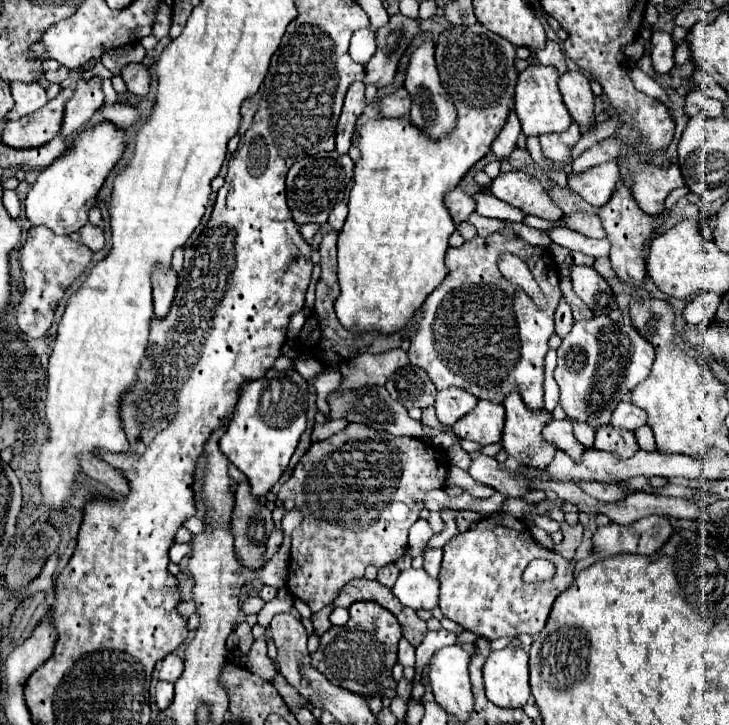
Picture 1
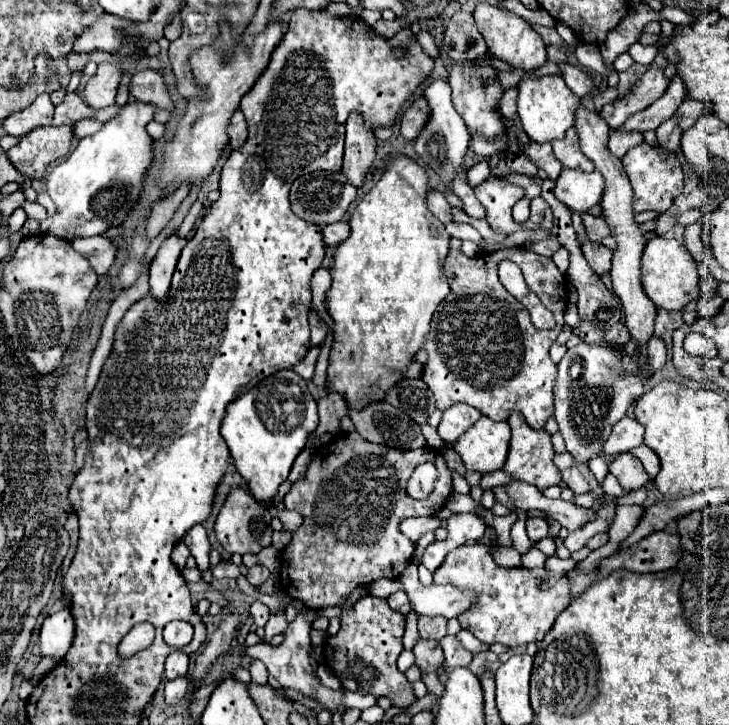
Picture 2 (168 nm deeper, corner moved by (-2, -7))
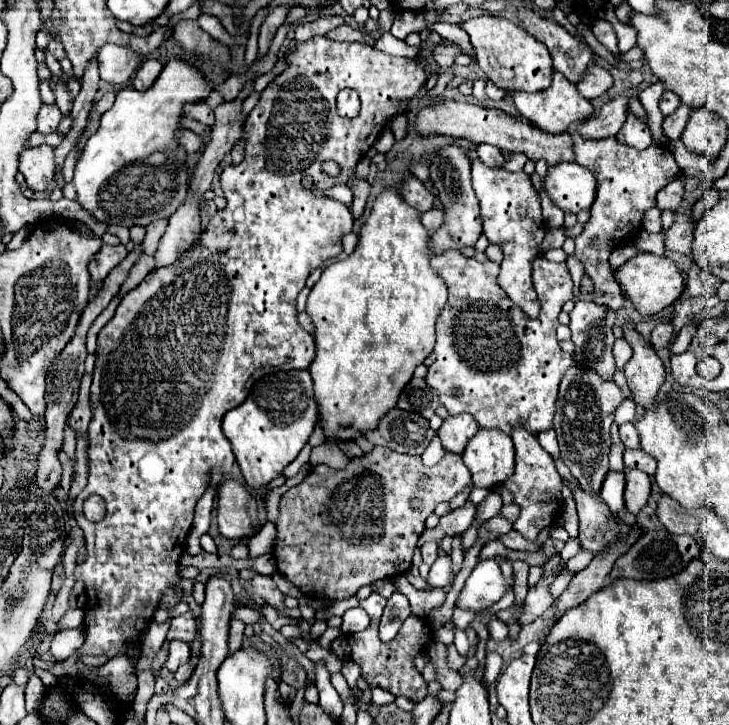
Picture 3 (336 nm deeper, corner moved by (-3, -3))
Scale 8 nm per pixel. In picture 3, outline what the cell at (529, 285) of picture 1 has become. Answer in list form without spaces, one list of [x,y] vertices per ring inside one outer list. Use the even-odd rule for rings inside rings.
[[[482,161],[472,163],[472,185],[482,209],[484,233],[490,243],[496,243],[504,251],[504,261],[500,265],[498,283],[506,291],[506,295],[526,311],[528,317],[536,317],[540,313],[540,303],[536,291],[532,287],[532,259],[538,257],[538,245],[544,239],[546,223],[540,211],[538,193],[530,181],[530,175],[524,171],[510,173],[504,169],[488,169]]]

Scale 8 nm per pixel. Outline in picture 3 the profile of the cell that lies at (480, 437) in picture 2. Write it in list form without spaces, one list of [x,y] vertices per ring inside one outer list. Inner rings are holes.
[[[482,427],[466,445],[464,463],[472,473],[474,487],[492,489],[502,485],[514,471],[514,445],[508,433]]]

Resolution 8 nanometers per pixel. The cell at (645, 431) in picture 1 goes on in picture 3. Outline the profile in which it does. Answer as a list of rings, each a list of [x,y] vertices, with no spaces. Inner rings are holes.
[[[626,449],[624,451],[624,465],[636,467],[650,477],[654,477],[654,473],[656,473],[656,459],[652,459],[652,455],[644,453],[642,449]]]

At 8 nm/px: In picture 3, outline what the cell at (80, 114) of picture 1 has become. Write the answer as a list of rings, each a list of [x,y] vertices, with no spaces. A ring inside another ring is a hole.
[[[104,45],[98,53],[100,79],[110,85],[124,85],[142,63],[142,57],[134,55],[132,49],[120,45]]]

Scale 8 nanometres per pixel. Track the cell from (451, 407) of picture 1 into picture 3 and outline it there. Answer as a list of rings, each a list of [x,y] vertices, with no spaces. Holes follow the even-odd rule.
[[[460,413],[460,415],[448,415],[438,429],[438,437],[442,441],[442,447],[450,453],[462,453],[466,443],[476,435],[478,423],[472,415]]]

